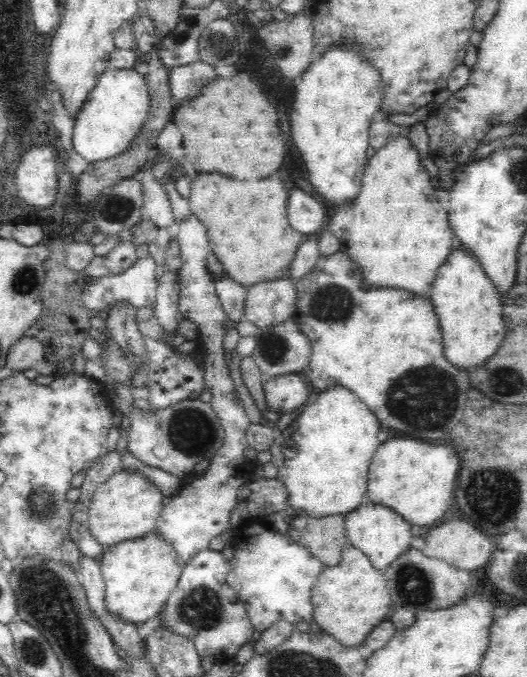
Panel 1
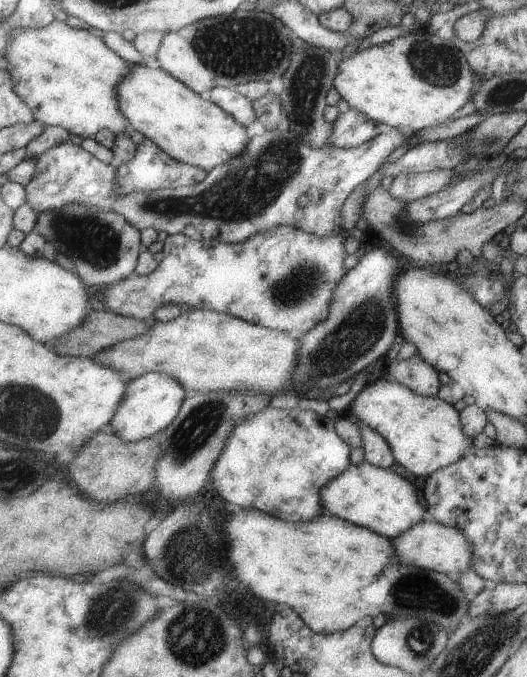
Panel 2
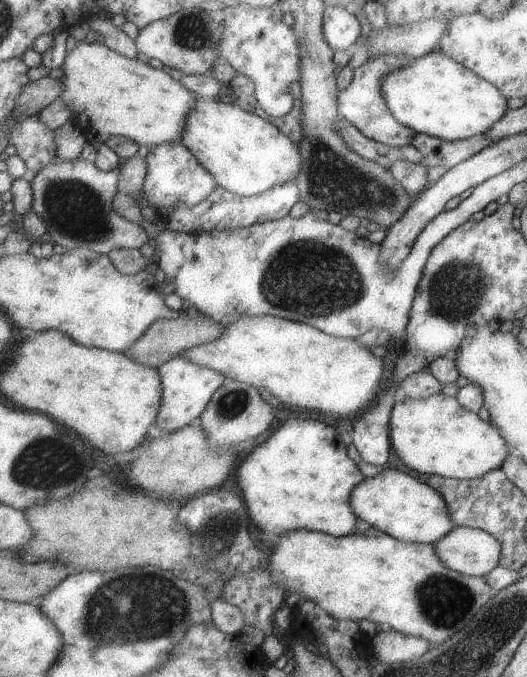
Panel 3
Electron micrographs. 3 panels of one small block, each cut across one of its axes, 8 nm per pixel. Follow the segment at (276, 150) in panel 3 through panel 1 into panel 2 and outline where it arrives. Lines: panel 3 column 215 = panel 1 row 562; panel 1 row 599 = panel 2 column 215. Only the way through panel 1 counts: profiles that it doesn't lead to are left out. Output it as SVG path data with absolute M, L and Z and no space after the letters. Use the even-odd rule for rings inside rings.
M144 64L134 65L134 72L118 87L118 98L131 128L153 140L178 162L203 168L207 172L241 157L252 140L247 128L233 115L194 92L161 66L153 70Z

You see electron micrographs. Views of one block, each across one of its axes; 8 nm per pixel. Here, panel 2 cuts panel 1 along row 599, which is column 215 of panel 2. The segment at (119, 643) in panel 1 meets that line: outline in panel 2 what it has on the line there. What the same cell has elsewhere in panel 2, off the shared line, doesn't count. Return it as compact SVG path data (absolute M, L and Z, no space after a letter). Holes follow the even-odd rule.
M216 87L207 91L203 96L205 99L215 102L215 105L221 106L223 110L233 115L245 127L258 121L254 102L231 87Z

